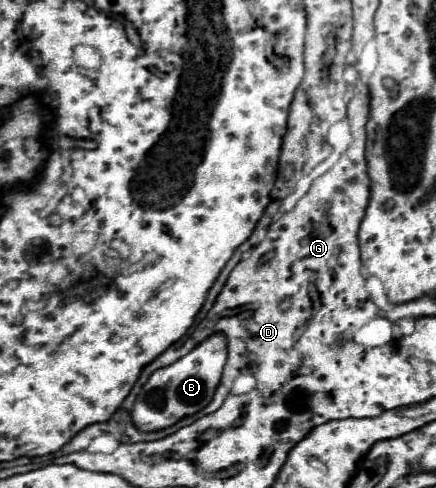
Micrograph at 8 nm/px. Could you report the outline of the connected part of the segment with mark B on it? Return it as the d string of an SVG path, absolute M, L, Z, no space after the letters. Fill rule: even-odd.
M214 333L176 363L154 371L148 383L142 387L140 395L136 397L132 409L134 425L140 431L158 431L174 425L178 419L186 415L194 415L200 409L204 409L212 401L212 395L222 379L226 357L228 357L228 341L222 333Z

